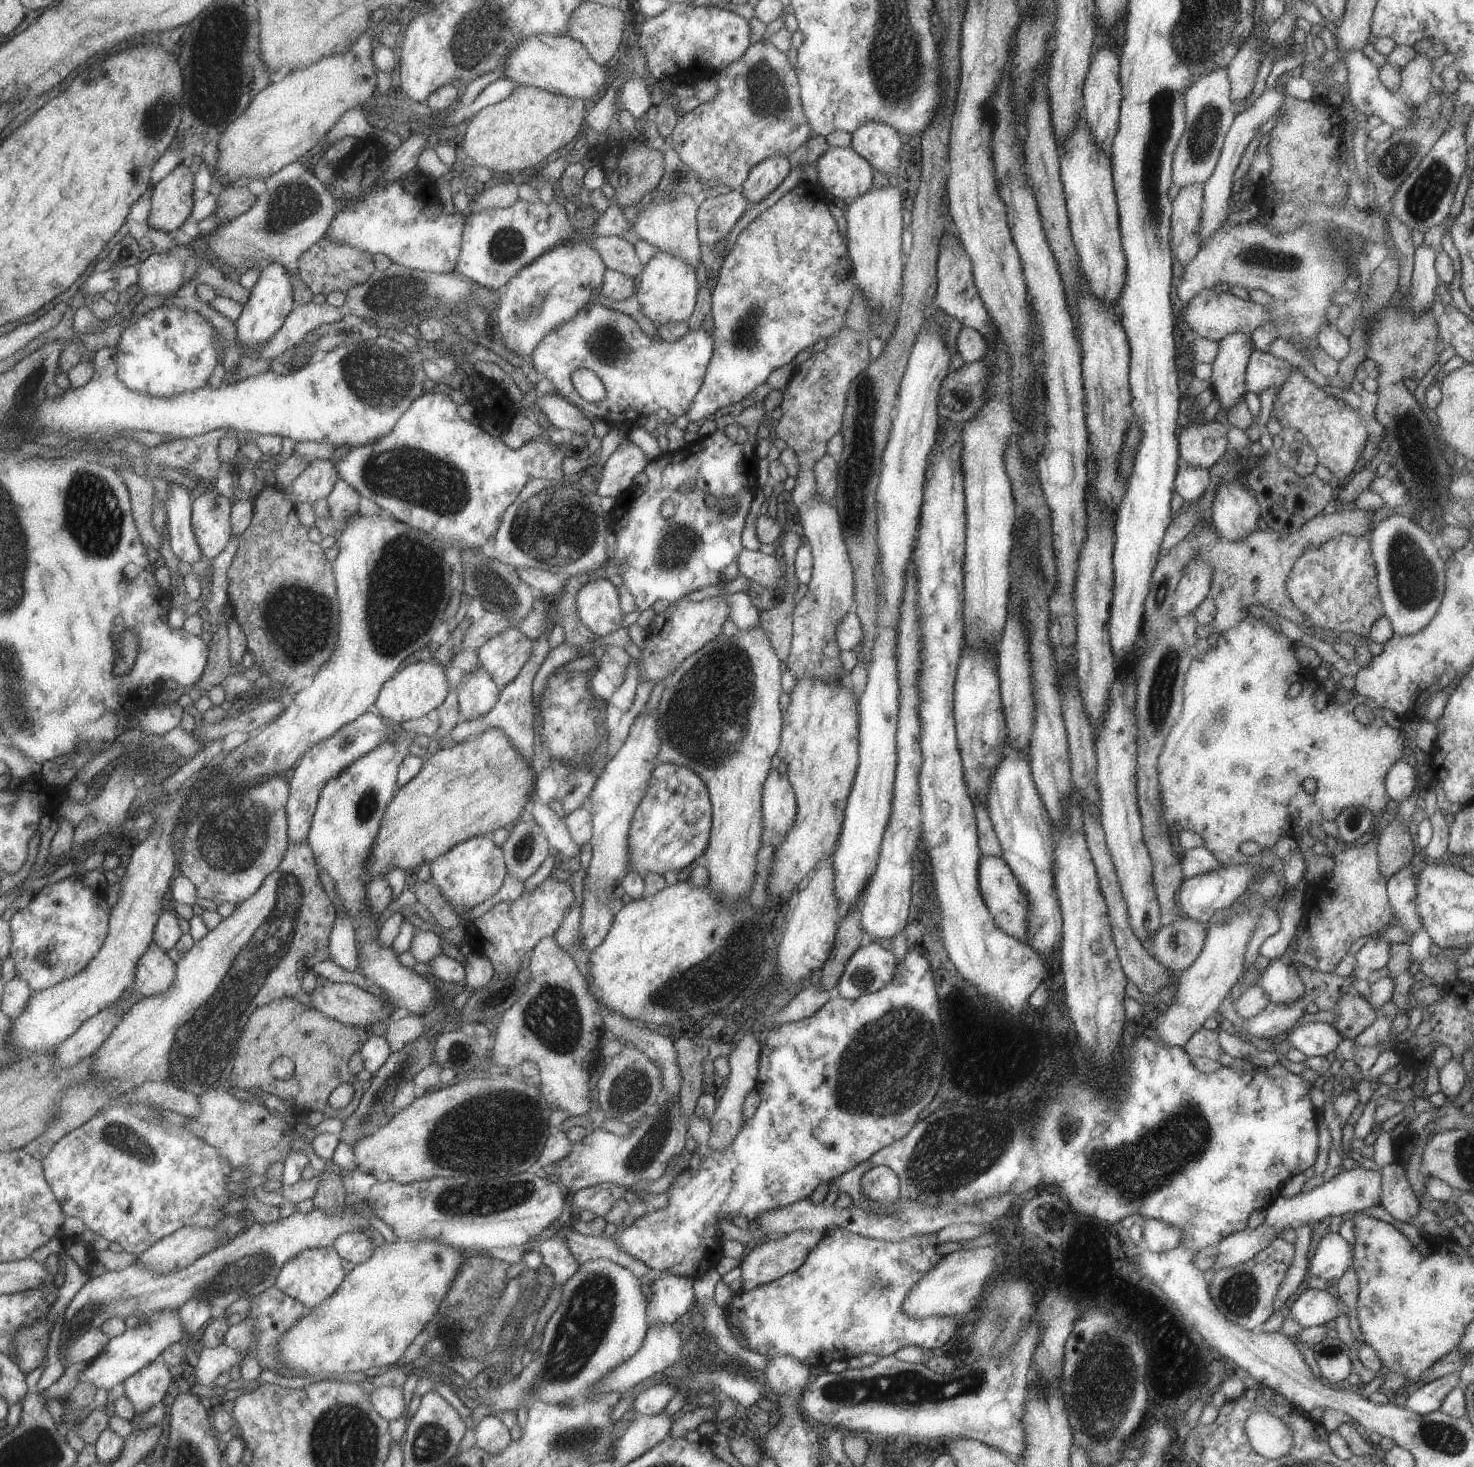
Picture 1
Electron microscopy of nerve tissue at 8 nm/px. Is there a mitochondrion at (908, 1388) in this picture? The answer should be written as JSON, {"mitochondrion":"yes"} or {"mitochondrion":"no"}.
{"mitochondrion":"yes"}

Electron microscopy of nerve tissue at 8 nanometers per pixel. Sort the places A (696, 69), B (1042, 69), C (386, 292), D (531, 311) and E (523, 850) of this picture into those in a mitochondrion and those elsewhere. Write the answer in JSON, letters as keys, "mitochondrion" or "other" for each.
{"A":"other","B":"other","C":"mitochondrion","D":"mitochondrion","E":"mitochondrion"}

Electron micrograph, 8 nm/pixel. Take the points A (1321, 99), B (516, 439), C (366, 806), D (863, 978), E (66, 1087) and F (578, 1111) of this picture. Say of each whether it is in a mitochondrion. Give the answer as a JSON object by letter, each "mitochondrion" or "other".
{"A":"other","B":"other","C":"mitochondrion","D":"mitochondrion","E":"other","F":"other"}

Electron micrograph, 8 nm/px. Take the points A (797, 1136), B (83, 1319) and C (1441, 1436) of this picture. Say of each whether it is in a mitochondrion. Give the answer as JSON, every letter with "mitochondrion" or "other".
{"A":"other","B":"mitochondrion","C":"mitochondrion"}

